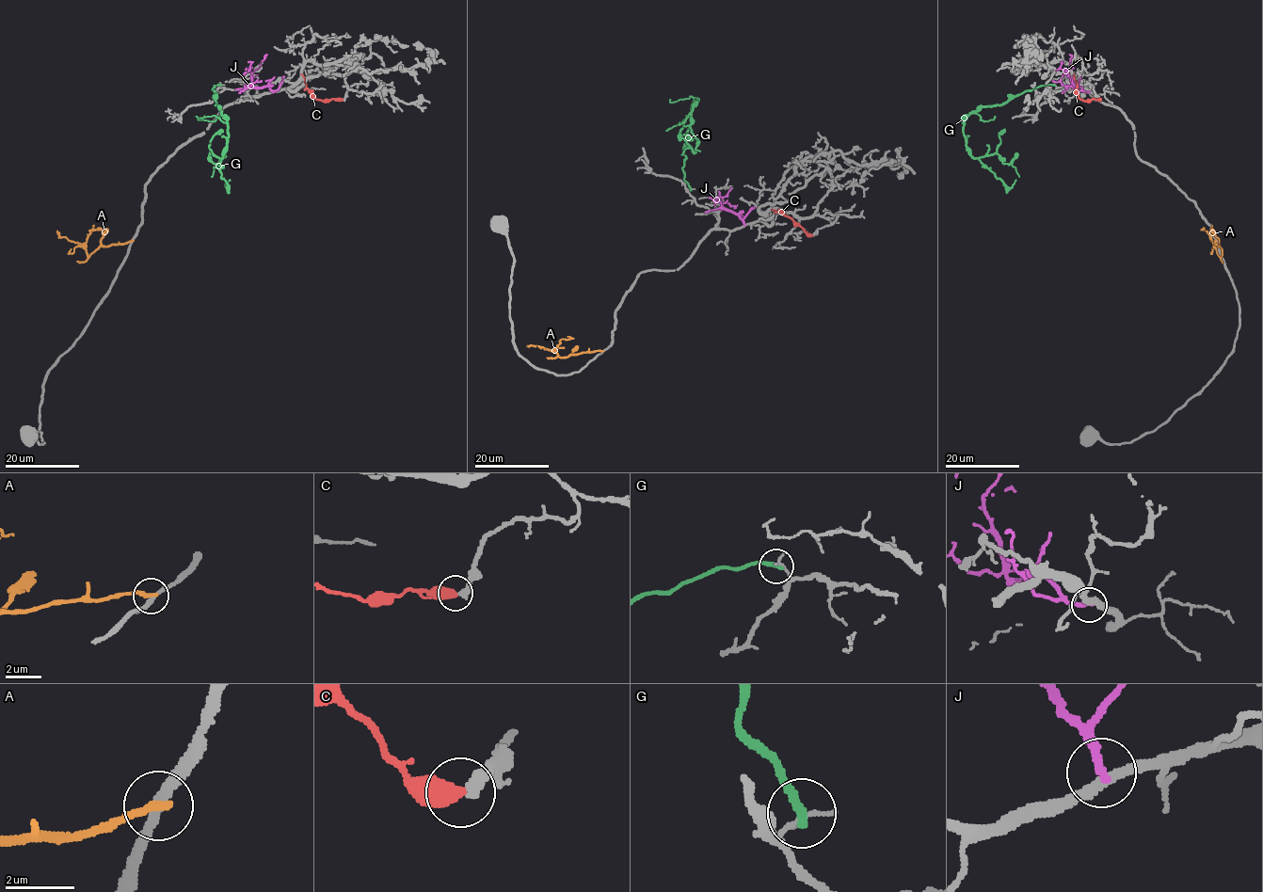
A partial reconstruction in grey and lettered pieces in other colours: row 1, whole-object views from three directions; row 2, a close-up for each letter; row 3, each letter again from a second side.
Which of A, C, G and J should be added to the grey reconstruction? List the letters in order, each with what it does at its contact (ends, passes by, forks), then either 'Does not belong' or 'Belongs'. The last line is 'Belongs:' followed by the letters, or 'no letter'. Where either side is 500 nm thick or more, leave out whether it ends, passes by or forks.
A: It ends there. Does not belong
C: Does not belong
G: It ends there. Does not belong
J: It ends there. Does not belong
Belongs: no letter

